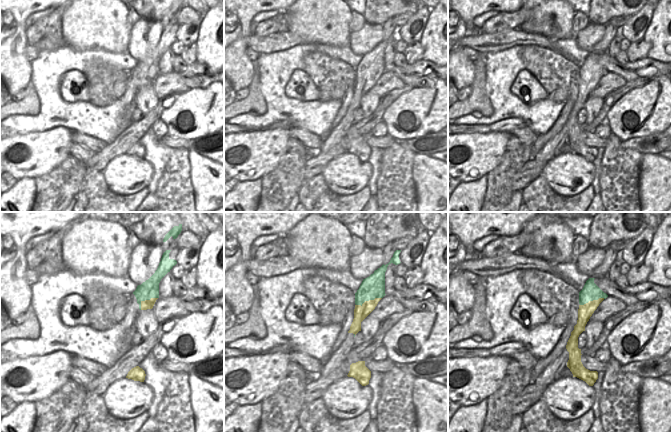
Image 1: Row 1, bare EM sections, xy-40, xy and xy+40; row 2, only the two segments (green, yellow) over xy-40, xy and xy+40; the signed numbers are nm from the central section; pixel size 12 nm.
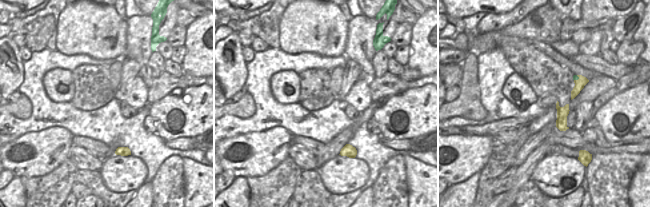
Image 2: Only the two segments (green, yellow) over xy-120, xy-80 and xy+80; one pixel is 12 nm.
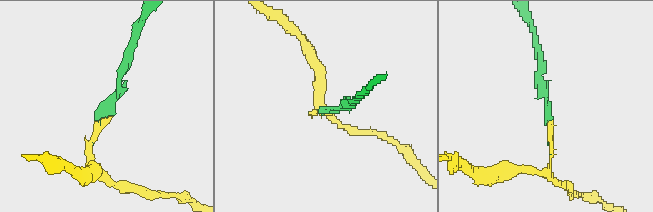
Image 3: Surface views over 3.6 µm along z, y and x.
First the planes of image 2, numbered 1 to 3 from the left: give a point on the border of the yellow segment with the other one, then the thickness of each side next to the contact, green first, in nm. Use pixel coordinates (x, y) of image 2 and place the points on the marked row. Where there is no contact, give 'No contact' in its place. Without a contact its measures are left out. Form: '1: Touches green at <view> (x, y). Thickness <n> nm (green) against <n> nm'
1: No contact
2: No contact
3: Touches green at xy+80 (577, 79). Thickness 70 nm (green) against 120 nm

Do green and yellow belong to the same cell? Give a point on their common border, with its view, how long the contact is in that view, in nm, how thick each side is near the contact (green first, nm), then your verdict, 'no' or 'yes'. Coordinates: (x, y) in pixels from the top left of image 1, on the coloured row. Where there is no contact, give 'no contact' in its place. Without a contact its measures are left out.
contact xy (368, 300); length 320 nm; calibres 280 and 170 nm; no

